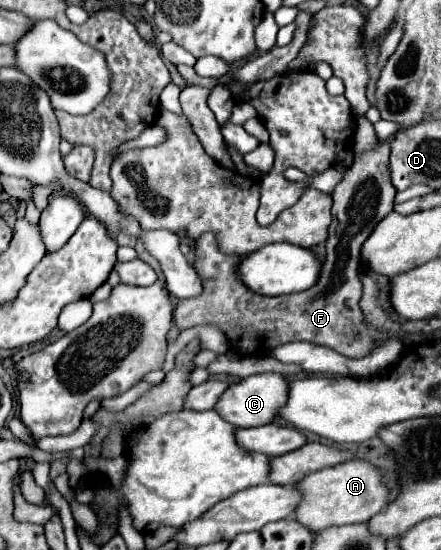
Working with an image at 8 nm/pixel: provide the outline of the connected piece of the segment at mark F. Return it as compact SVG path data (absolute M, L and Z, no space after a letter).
M379 143L357 155L353 163L347 167L343 179L337 183L333 189L333 223L329 229L329 239L327 239L327 255L325 255L325 265L321 269L319 281L309 287L307 291L293 293L293 295L279 295L279 297L263 297L257 295L249 289L245 289L237 277L235 277L235 265L239 263L241 257L237 255L223 255L217 251L217 241L213 233L203 233L195 241L195 271L199 273L199 279L203 283L203 291L197 297L189 299L179 299L173 311L173 323L179 329L189 329L195 325L215 325L223 331L227 337L231 349L239 353L241 357L265 357L269 355L275 347L291 343L291 341L311 341L315 345L329 347L339 353L347 353L347 357L363 357L371 351L371 347L383 339L381 333L371 329L361 315L359 301L361 301L361 279L357 273L357 257L363 241L369 237L373 227L393 211L393 197L395 197L395 187L391 185L391 173L389 173L389 151L391 149L379 149Z

